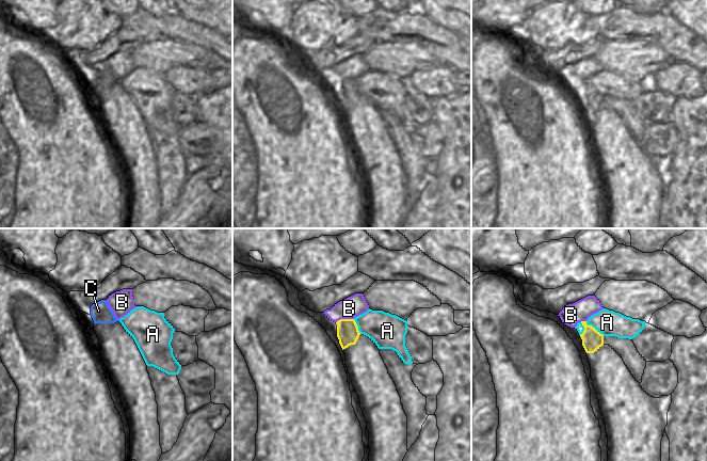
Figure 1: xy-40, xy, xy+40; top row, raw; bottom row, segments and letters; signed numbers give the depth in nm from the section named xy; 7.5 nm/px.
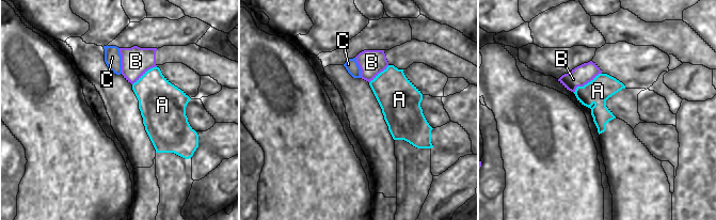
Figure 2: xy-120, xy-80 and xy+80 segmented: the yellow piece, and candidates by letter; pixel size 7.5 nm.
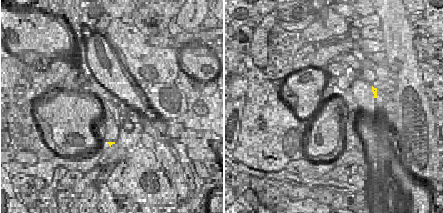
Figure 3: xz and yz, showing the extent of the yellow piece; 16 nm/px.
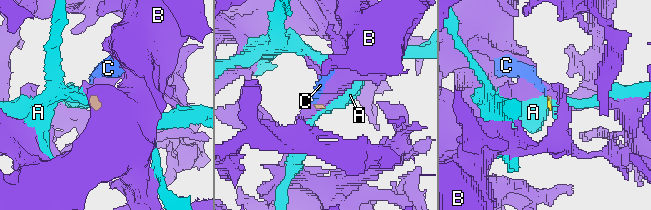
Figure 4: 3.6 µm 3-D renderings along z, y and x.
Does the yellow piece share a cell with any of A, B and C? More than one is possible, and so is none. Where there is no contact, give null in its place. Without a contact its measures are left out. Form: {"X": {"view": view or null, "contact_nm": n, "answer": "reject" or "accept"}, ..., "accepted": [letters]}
{"A": {"view": "xy+40", "contact_nm": 180, "answer": "reject"}, "B": {"view": "xy", "contact_nm": 140, "answer": "reject"}, "C": {"view": null, "answer": "accept"}, "accepted": ["C"]}

